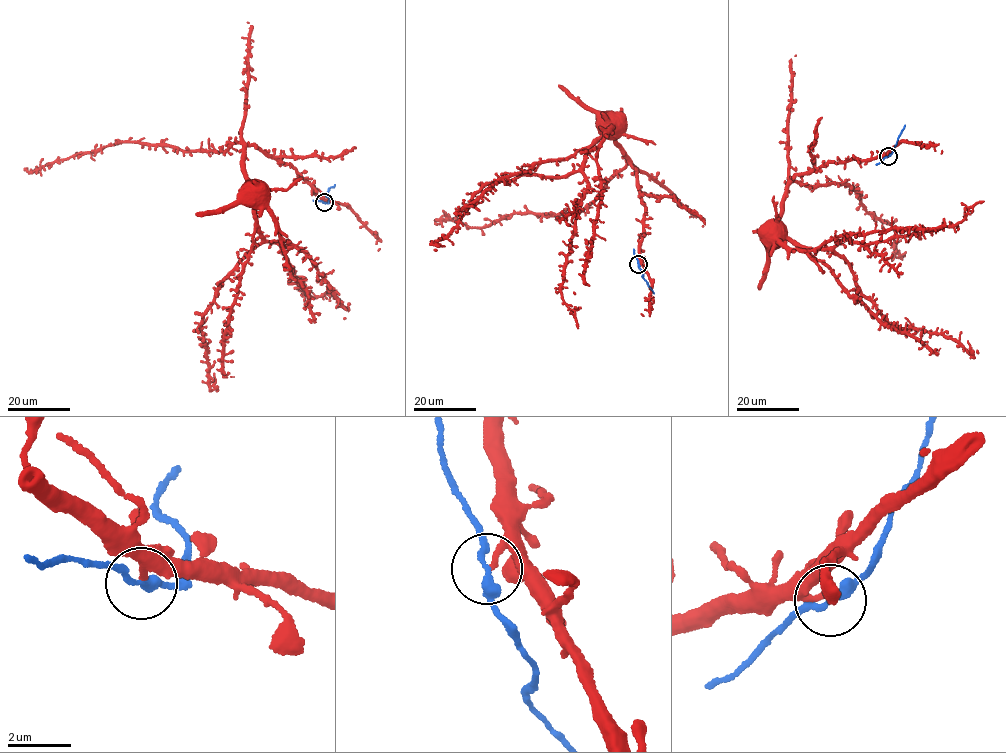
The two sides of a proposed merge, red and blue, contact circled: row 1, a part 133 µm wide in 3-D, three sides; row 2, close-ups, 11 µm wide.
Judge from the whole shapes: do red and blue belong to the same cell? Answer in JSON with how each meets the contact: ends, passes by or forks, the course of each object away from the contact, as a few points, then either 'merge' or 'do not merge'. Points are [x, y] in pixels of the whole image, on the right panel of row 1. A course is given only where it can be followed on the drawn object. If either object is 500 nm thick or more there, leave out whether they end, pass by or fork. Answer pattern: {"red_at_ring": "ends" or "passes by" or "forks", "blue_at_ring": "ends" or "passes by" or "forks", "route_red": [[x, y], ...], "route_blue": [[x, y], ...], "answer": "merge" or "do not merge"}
{"red_at_ring": "ends", "blue_at_ring": "passes by", "route_red": [[887, 156], [829, 163], [794, 176], [787, 187], [778, 223], [766, 237]], "route_blue": [[888, 156], [905, 125]], "answer": "do not merge"}

